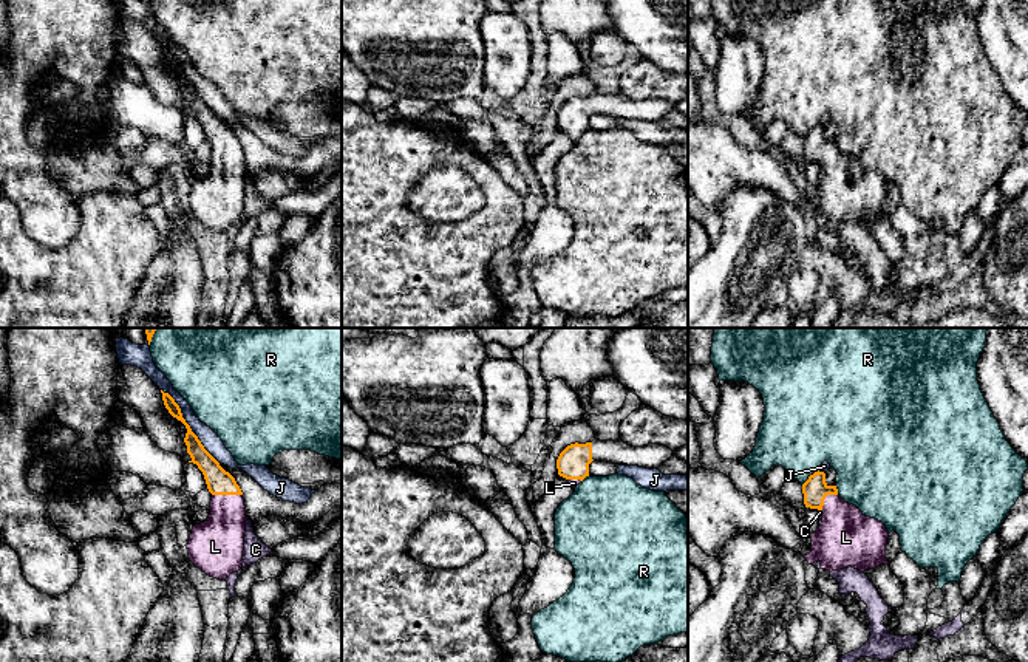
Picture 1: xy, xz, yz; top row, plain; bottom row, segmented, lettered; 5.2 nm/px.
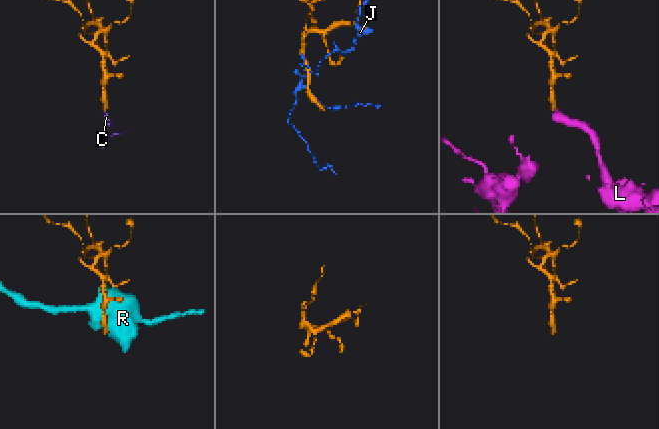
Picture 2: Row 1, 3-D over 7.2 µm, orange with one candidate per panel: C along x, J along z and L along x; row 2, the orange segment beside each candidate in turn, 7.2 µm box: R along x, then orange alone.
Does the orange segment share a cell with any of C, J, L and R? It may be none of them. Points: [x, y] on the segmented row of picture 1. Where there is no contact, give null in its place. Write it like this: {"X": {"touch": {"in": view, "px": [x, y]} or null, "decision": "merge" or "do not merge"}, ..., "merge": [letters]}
{"C": {"touch": {"in": "yz", "px": [818, 509]}, "decision": "do not merge"}, "J": {"touch": {"in": "xy", "px": [189, 426]}, "decision": "do not merge"}, "L": {"touch": {"in": "xy", "px": [228, 494]}, "decision": "merge"}, "R": {"touch": {"in": "yz", "px": [809, 477]}, "decision": "do not merge"}, "merge": ["L"]}

